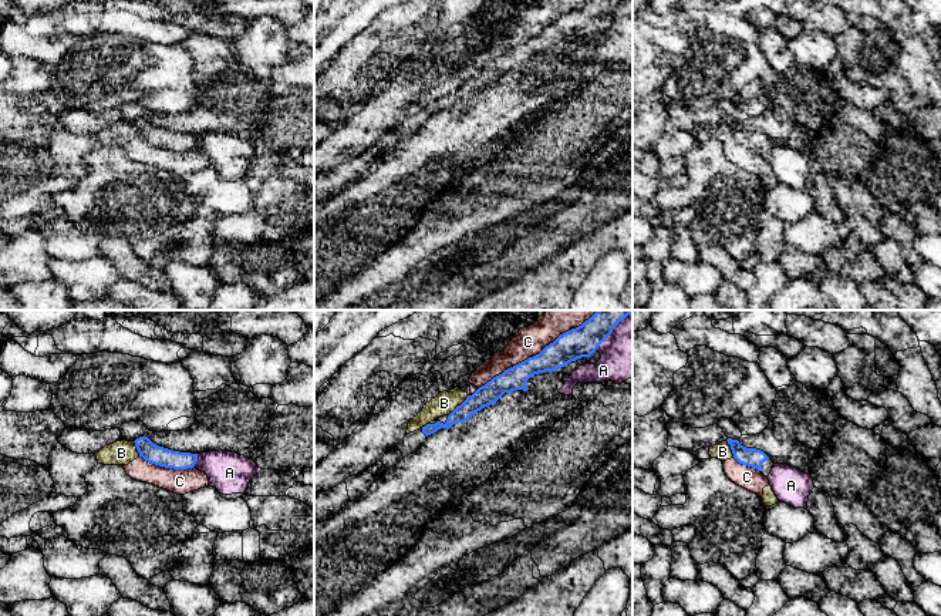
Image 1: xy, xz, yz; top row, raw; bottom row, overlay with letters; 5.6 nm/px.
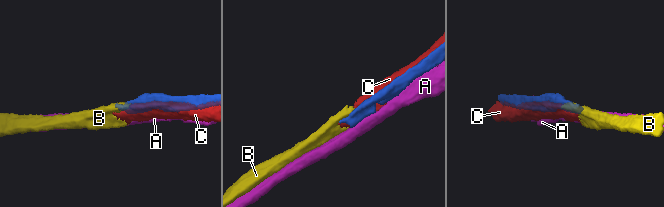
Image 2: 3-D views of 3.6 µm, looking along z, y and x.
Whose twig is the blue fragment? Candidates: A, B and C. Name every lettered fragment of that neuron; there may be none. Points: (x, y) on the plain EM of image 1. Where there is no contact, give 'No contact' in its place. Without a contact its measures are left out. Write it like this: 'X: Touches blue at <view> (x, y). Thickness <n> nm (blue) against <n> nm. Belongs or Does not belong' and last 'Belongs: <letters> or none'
A: Touches blue at xz (611, 13). Thickness 180 nm (blue) against 300 nm. Does not belong
B: Touches blue at xz (458, 87). Thickness 120 nm (blue) against 120 nm. Does not belong
C: Touches blue at xz (533, 37). Thickness 170 nm (blue) against 170 nm. Does not belong
Belongs: none

